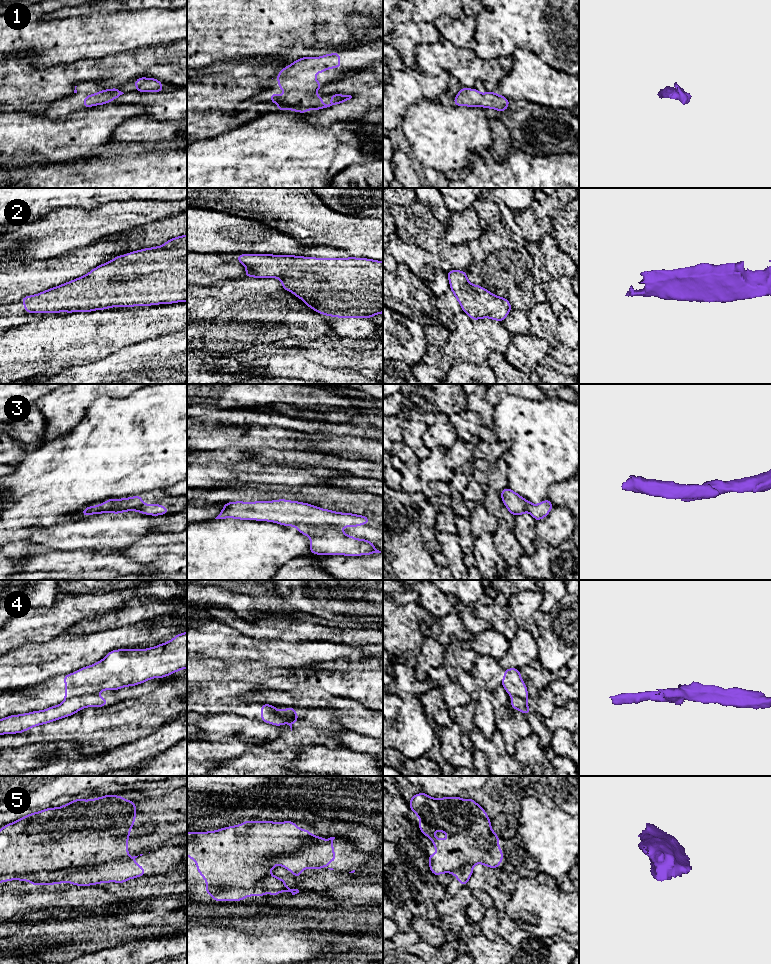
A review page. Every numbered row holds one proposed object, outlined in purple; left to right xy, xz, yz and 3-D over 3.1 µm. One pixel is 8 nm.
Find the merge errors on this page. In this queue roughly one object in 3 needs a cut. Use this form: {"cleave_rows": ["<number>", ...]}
{"cleave_rows": ["4", "5"]}

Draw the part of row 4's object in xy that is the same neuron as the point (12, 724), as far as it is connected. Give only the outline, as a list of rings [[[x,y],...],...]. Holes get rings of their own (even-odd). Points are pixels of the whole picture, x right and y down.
[[[98,694],[74,697],[45,710],[0,719],[0,735],[22,733],[32,727],[71,716],[86,707],[104,706],[107,706],[107,700]]]

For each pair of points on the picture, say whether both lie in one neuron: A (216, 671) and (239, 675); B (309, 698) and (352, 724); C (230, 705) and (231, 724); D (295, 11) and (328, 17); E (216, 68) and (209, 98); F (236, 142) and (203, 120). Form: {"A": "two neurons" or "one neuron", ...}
{"A": "one neuron", "B": "one neuron", "C": "two neurons", "D": "one neuron", "E": "two neurons", "F": "two neurons"}

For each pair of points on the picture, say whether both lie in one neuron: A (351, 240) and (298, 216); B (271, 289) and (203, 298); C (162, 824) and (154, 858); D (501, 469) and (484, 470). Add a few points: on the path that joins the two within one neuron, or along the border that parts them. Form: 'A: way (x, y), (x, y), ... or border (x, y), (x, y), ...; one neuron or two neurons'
A: way (338, 230), (334, 229), (320, 216), (311, 216); one neuron
B: way (254, 297), (220, 298); one neuron
C: border (160, 846), (150, 852); two neurons
D: border (490, 464), (490, 473), (486, 487); two neurons

